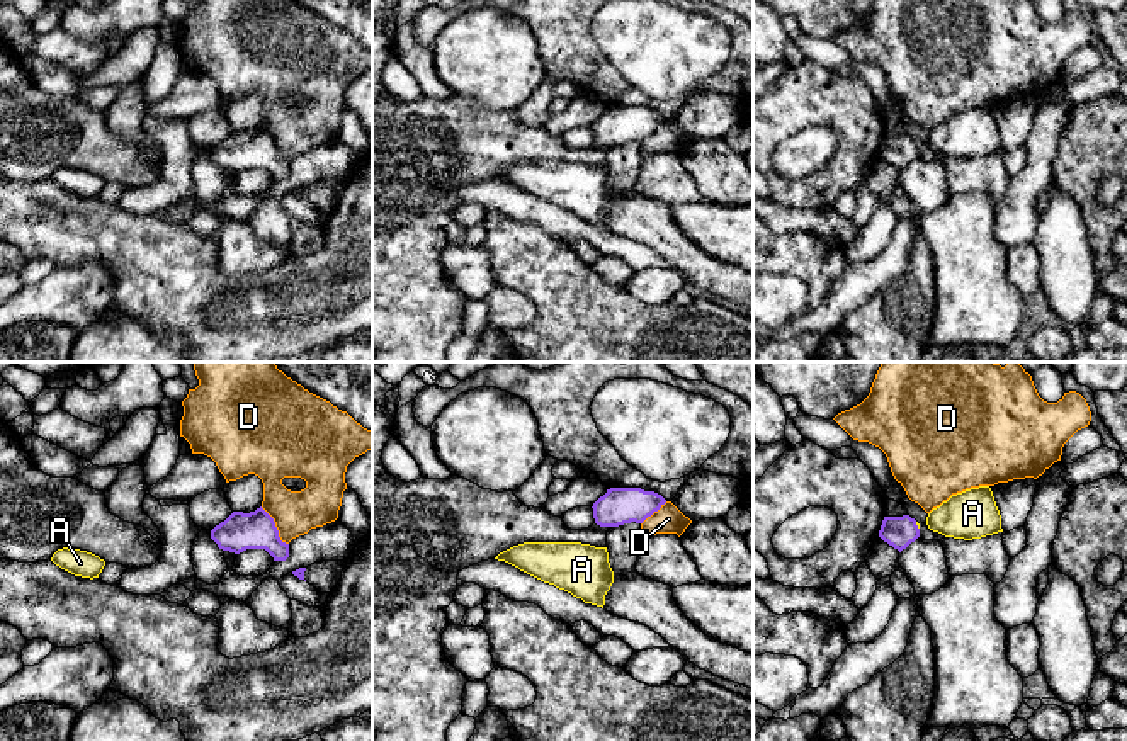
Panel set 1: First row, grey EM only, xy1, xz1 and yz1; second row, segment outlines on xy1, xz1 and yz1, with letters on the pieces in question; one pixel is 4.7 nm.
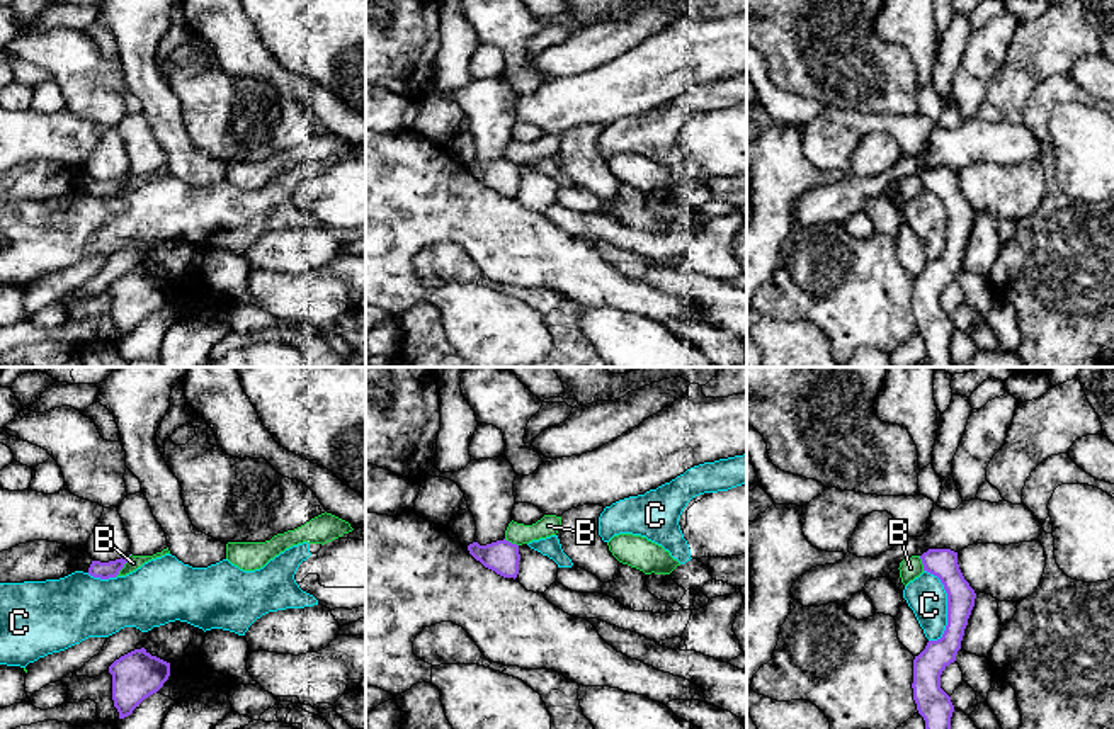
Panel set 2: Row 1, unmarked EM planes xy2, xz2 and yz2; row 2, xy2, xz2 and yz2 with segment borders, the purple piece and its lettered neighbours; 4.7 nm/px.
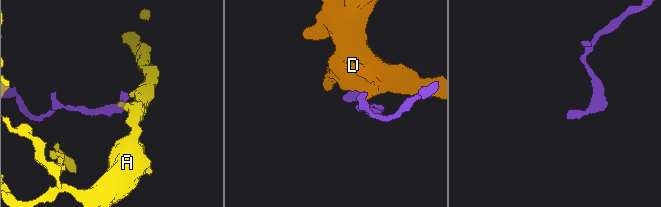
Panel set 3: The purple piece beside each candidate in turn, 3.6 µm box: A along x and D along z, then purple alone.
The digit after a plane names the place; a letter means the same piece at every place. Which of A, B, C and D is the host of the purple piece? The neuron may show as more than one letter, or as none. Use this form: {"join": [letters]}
{"join": ["A"]}

